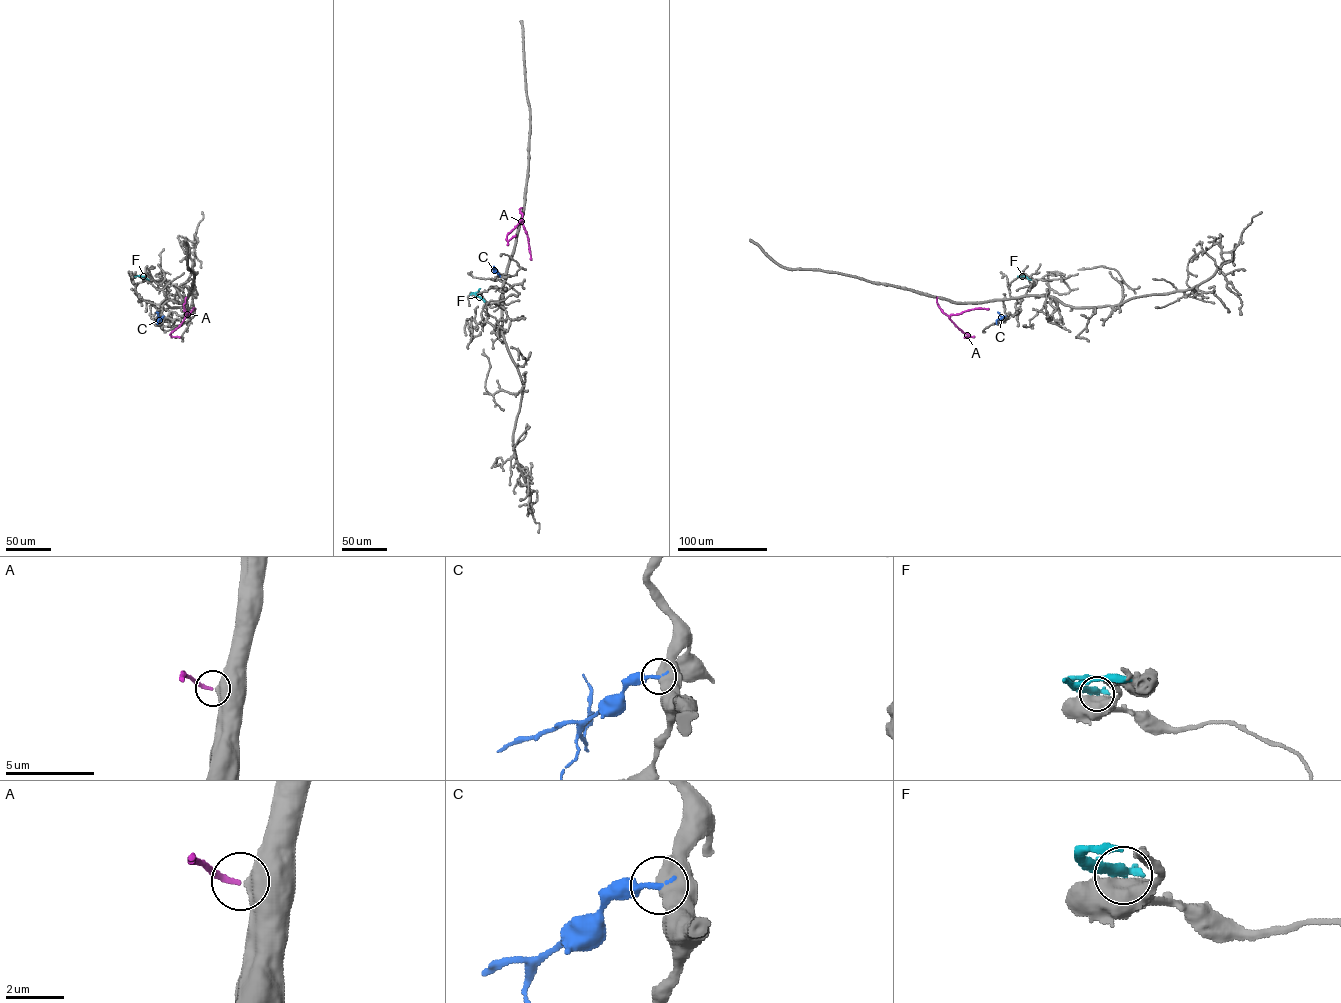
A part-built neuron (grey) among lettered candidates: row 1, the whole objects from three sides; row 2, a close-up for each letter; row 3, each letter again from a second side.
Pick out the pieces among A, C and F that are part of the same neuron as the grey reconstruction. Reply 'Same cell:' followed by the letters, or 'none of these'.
Same cell: A

